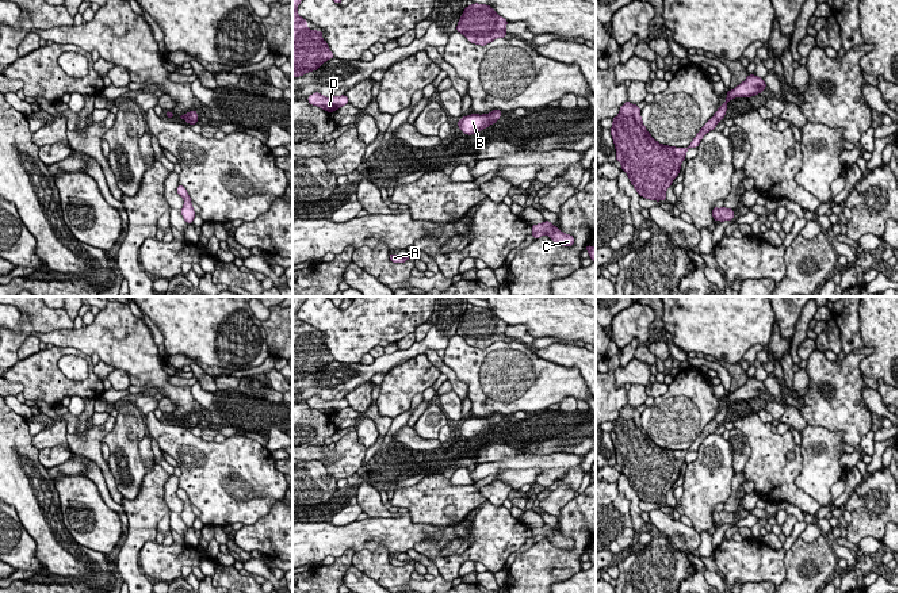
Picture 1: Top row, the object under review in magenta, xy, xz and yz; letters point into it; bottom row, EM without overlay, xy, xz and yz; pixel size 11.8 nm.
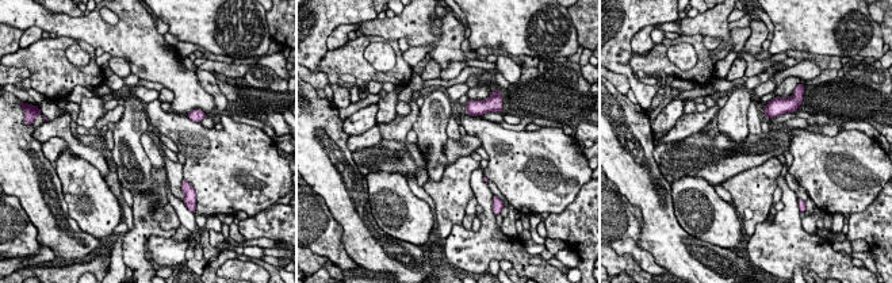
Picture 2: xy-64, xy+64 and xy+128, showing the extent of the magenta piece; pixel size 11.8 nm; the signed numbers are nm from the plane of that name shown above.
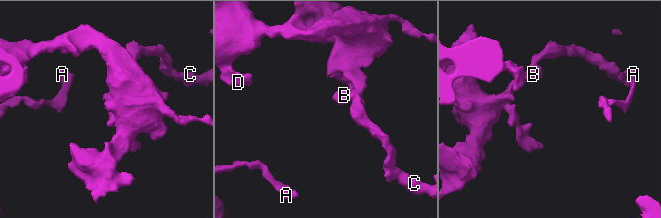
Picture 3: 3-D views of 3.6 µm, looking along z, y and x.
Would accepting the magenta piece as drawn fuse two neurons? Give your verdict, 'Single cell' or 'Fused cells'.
Single cell

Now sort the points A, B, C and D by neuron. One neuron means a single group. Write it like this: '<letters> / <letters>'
A B C D

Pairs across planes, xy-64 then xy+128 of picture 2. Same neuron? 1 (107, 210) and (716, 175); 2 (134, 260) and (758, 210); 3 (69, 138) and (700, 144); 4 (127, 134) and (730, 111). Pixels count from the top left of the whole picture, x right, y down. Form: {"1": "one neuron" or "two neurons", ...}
{"1": "two neurons", "2": "one neuron", "3": "two neurons", "4": "one neuron"}

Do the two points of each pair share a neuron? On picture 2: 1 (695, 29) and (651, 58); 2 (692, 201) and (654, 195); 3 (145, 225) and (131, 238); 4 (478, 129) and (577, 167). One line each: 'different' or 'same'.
1: different
2: different
3: same
4: same

